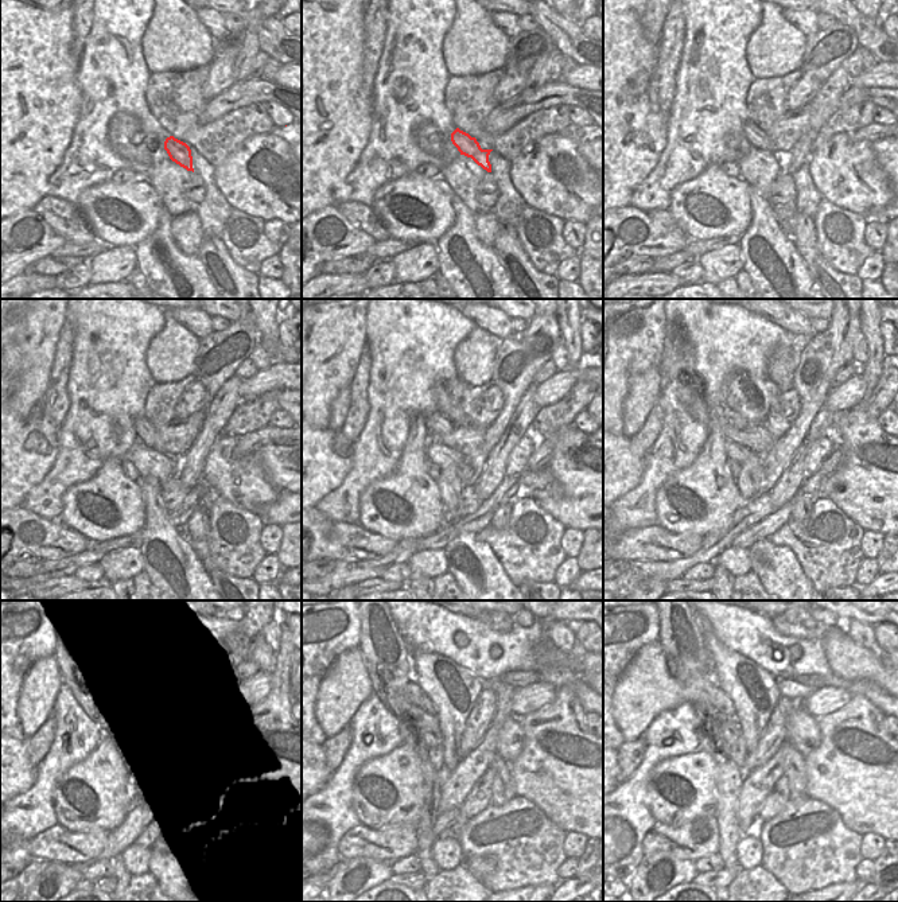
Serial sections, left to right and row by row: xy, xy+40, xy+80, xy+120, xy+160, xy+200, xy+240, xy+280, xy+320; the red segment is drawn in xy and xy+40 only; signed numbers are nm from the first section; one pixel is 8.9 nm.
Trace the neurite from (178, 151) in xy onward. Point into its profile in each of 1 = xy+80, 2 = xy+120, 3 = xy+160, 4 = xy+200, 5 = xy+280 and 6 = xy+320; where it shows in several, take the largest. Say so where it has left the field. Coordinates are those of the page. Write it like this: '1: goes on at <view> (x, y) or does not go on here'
1: goes on at xy+80 (757, 137)
2: goes on at xy+120 (147, 434)
3: goes on at xy+160 (436, 423)
4: goes on at xy+200 (734, 420)
5: goes on at xy+280 (416, 696)
6: goes on at xy+320 (718, 699)

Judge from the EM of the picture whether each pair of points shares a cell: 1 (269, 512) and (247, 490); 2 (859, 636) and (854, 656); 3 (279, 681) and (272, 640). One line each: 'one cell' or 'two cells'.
1: two cells
2: two cells
3: two cells

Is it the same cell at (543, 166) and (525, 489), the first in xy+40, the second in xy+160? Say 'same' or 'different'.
same

